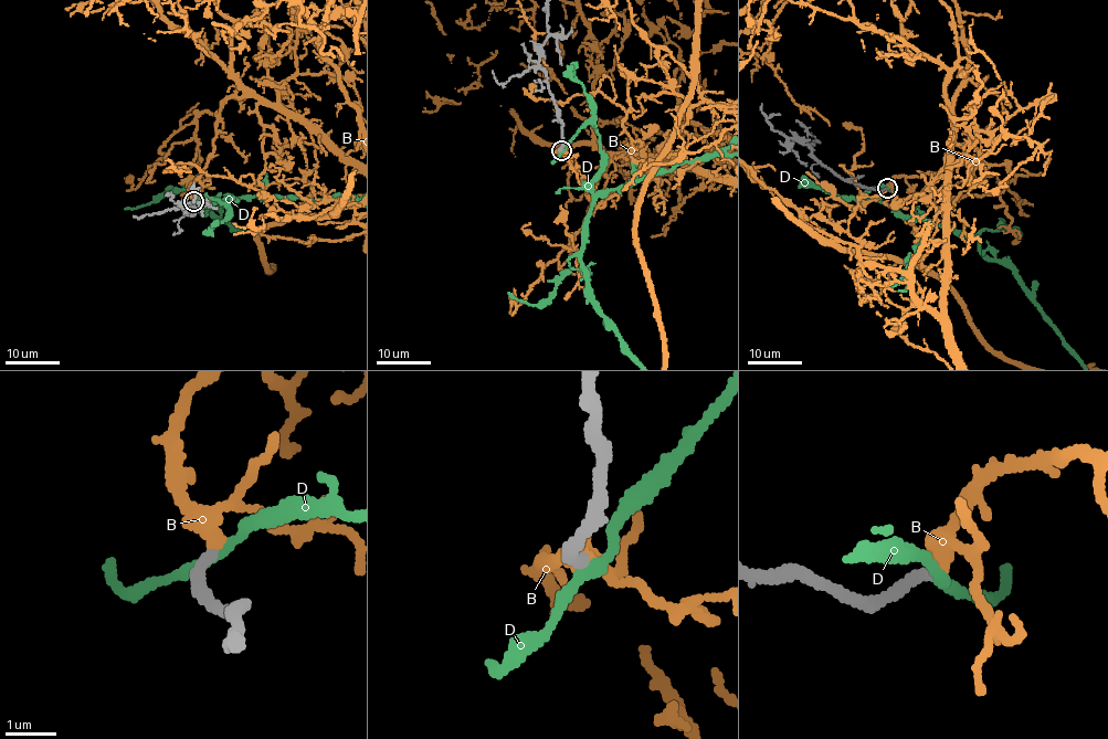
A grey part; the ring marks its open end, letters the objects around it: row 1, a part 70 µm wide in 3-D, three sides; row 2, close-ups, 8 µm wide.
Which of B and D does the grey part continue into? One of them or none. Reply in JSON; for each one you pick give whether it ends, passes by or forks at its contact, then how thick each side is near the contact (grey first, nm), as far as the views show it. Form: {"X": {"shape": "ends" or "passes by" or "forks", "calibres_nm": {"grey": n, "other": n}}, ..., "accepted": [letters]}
{"B": {"shape": "passes by", "calibres_nm": {"grey": 260, "other": 320}}, "accepted": ["B"]}

